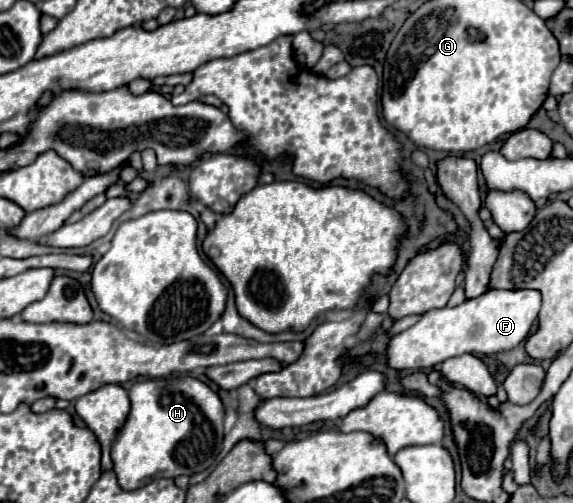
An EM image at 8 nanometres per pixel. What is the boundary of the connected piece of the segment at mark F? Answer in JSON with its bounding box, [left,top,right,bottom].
[387,289,541,371]

